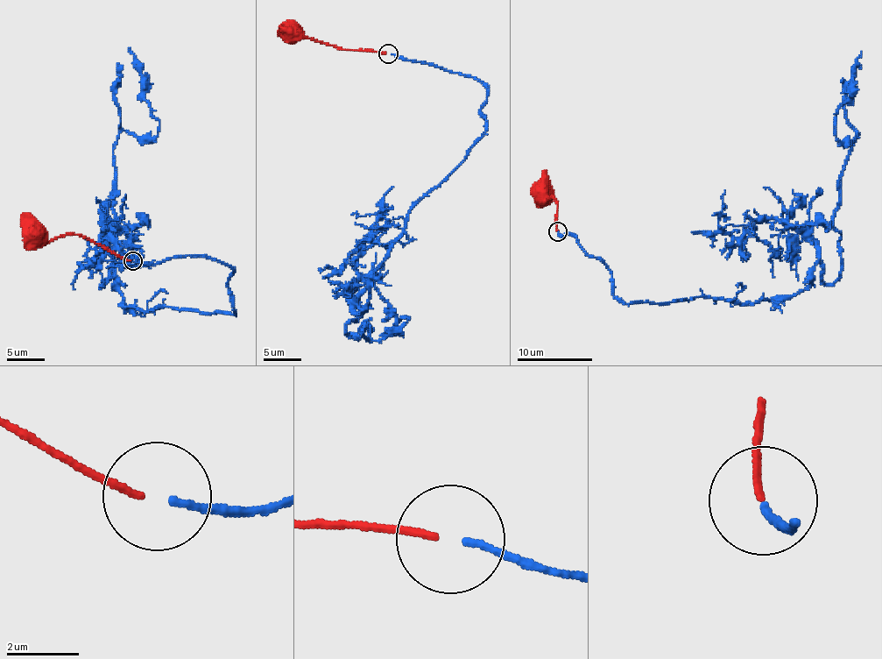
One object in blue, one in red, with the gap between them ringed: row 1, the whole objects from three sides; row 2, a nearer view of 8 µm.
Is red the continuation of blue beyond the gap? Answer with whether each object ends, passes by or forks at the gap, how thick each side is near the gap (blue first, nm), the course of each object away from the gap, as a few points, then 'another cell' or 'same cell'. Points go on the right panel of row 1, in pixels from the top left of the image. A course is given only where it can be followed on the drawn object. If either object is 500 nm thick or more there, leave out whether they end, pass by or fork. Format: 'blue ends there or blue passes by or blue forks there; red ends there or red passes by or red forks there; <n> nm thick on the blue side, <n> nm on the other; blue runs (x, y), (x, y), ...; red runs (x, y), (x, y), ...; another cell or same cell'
blue ends there; red ends there; 200 nm thick on the blue side, 190 nm on the other; blue runs (558, 231), (624, 301), (772, 300), (818, 263), (832, 283), (857, 132), (836, 137), (836, 111), (861, 51); red runs (558, 230), (558, 203), (553, 197), (547, 201), (550, 199), (544, 197); same cell

